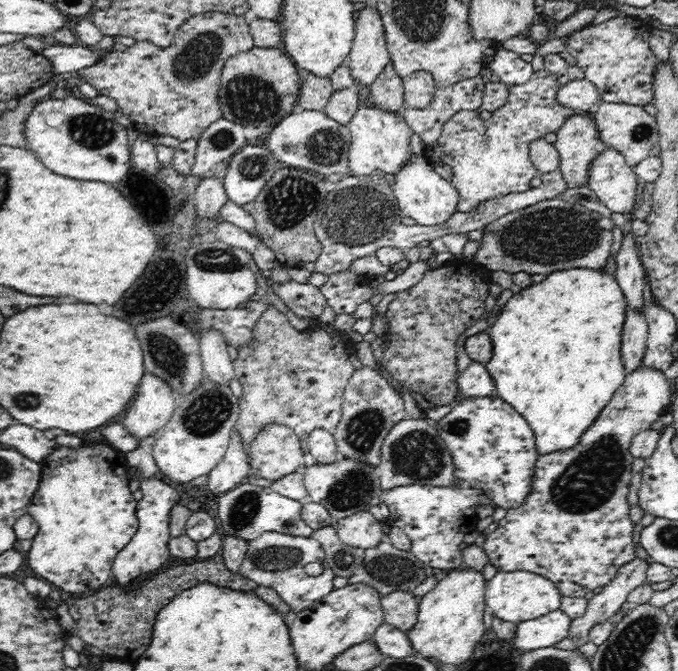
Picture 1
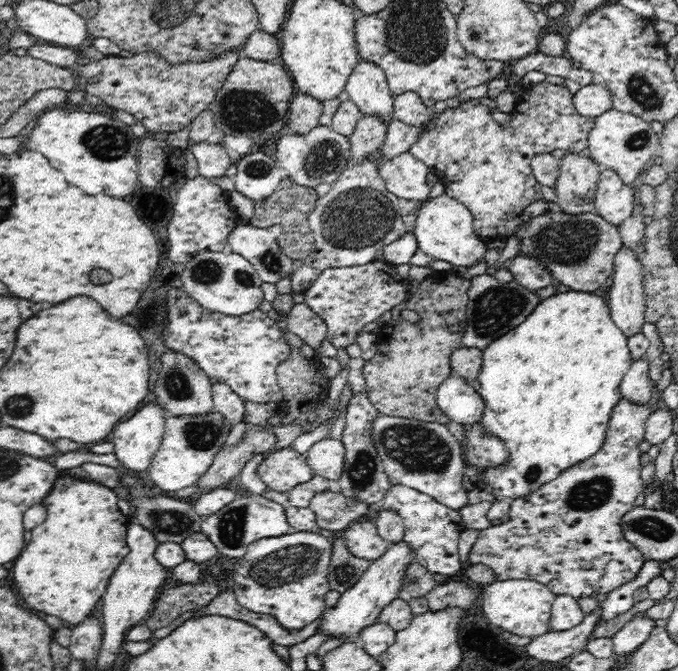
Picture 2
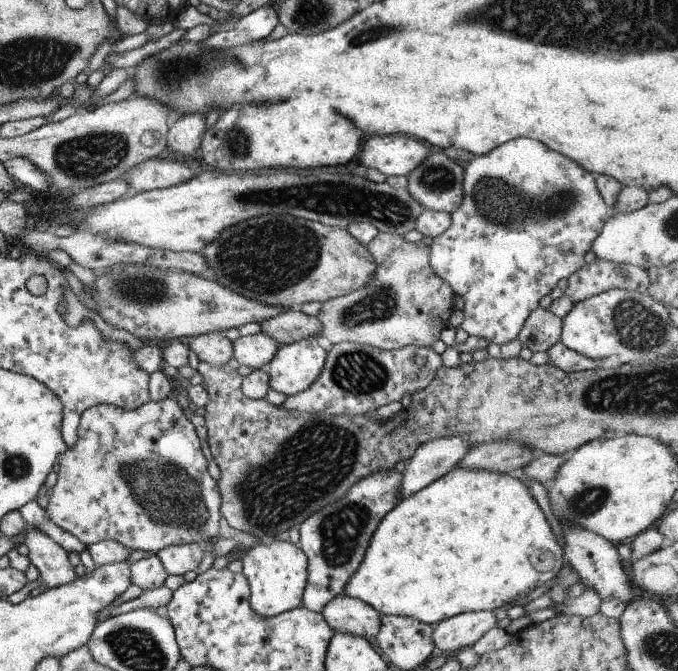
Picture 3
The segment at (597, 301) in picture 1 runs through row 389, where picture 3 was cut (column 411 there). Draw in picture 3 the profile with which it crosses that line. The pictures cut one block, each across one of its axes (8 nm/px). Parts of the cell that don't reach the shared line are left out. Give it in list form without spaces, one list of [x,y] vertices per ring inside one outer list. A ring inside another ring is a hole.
[[[458,467],[451,472],[446,472],[442,477],[436,478],[435,482],[431,482],[429,486],[401,499],[395,508],[385,514],[379,526],[373,531],[373,536],[369,538],[361,566],[357,566],[355,574],[349,578],[349,582],[345,584],[341,593],[349,598],[365,602],[385,616],[409,616],[409,618],[415,618],[417,622],[425,622],[433,626],[459,613],[492,611],[515,604],[534,588],[555,577],[564,564],[562,548],[557,544],[549,524],[537,506],[537,502],[533,500],[533,496],[528,493],[527,487],[527,484],[521,482],[514,474],[491,472],[491,470],[465,470],[465,468]]]

